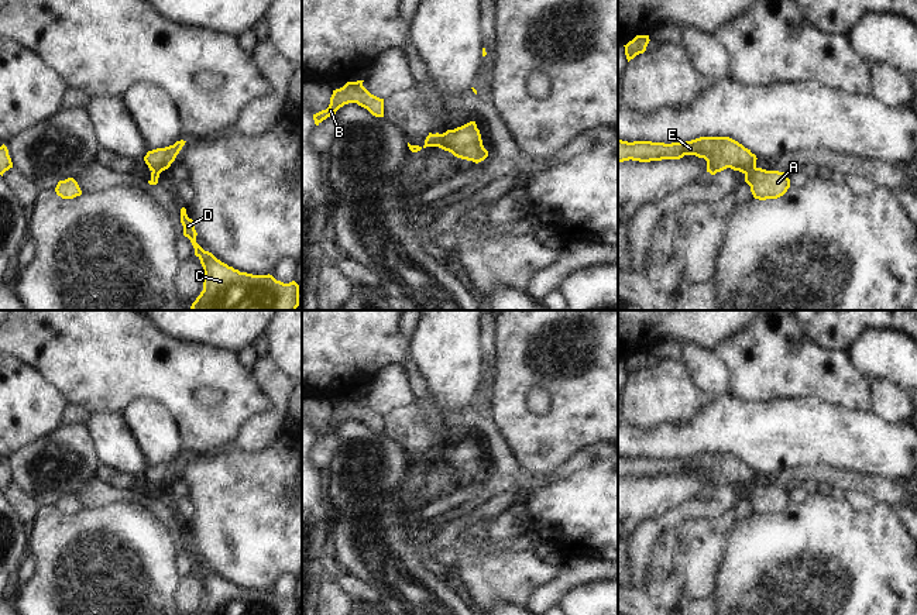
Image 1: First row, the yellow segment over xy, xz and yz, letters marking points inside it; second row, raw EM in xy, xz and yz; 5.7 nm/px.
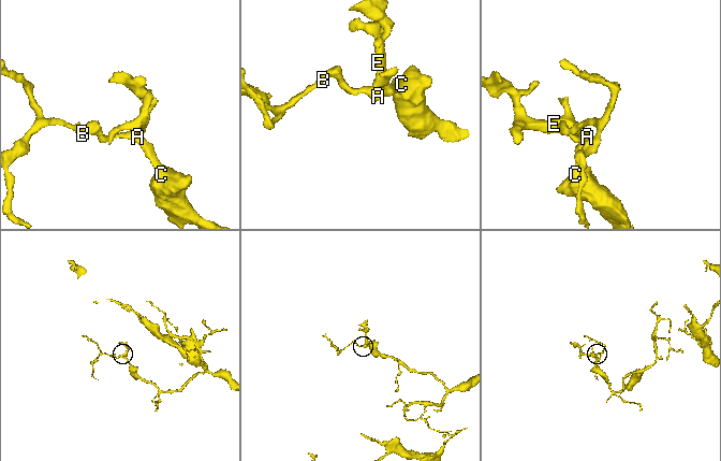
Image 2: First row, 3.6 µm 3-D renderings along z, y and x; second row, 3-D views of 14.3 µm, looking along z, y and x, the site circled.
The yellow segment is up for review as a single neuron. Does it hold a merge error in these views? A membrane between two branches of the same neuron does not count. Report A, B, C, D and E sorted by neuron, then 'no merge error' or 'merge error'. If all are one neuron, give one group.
A B C D E; no merge error

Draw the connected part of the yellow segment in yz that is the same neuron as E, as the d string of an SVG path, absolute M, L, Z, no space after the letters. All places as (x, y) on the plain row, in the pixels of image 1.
M700 453L686 458L622 457L618 454L618 480L624 477L680 475L696 471L707 477L707 488L715 491L727 484L745 491L755 515L777 515L790 504L784 488L756 482L756 471L729 453Z

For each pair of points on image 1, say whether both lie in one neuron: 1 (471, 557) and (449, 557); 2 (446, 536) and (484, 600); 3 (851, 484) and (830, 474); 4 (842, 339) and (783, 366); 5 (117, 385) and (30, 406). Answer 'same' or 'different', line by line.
1: different
2: different
3: same
4: different
5: different

